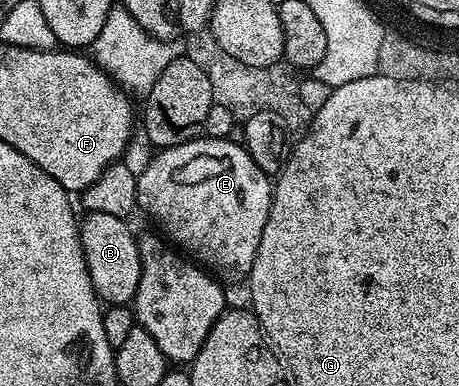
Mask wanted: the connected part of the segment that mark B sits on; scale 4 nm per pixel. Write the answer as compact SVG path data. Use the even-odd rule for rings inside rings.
M88 213L85 218L85 221L83 218L79 222L80 242L96 296L105 306L128 305L135 302L138 279L142 279L140 242L137 234L132 234L129 222L123 217Z

